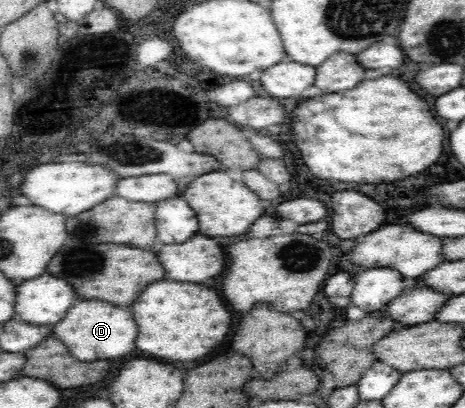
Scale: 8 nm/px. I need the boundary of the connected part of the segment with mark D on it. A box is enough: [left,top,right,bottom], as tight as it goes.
[54,300,138,361]

